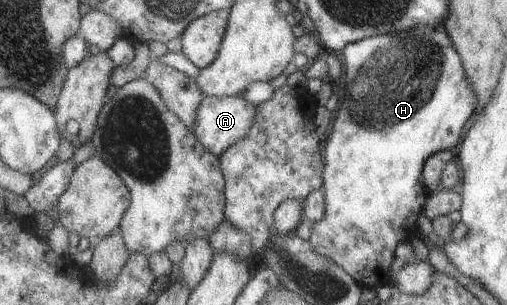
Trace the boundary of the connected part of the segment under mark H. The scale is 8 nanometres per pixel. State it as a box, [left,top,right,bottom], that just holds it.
[309,22,475,289]

